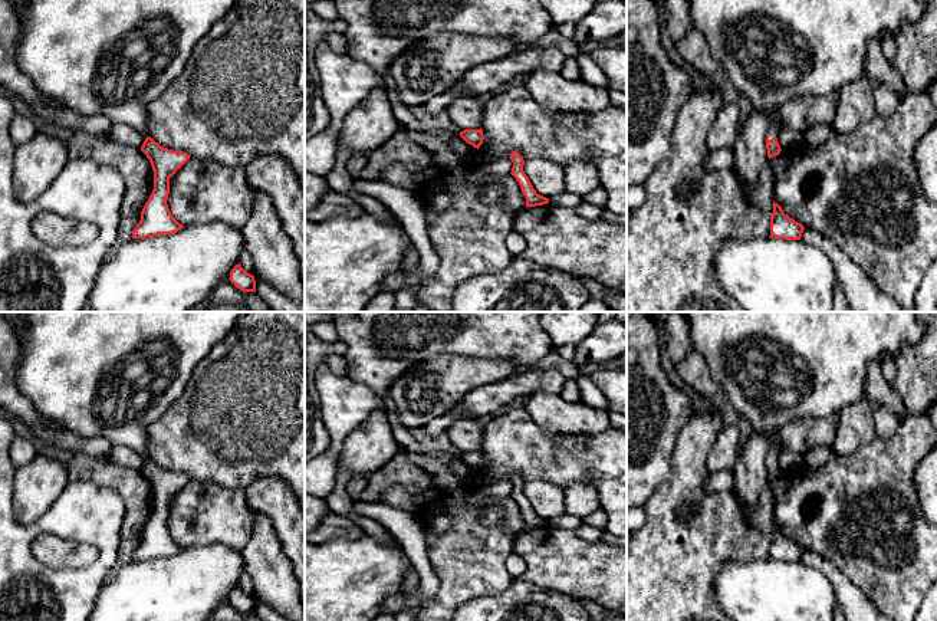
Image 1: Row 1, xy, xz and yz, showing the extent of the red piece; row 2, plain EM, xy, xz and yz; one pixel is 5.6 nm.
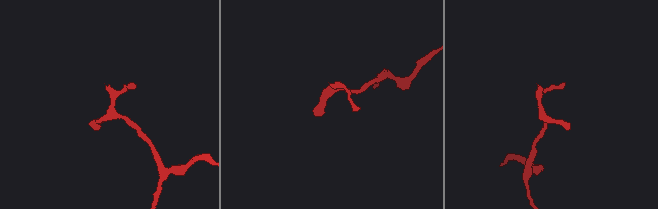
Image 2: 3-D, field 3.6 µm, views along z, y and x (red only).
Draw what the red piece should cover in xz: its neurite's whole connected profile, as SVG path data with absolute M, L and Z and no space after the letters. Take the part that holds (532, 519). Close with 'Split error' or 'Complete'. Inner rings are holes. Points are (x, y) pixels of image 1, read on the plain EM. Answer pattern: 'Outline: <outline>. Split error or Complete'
Outline: M513 473L509 479L513 484L512 489L512 497L516 500L516 503L520 507L520 512L526 520L526 529L536 529L536 528L543 528L549 525L549 520L540 518L536 515L533 507L530 506L527 497L523 493L525 482L523 479L517 474Z. Complete

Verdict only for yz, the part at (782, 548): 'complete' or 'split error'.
complete

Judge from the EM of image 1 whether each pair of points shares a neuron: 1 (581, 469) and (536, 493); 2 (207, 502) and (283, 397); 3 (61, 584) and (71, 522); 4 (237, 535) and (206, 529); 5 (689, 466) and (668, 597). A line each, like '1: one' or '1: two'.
1: two
2: two
3: one
4: one
5: one

